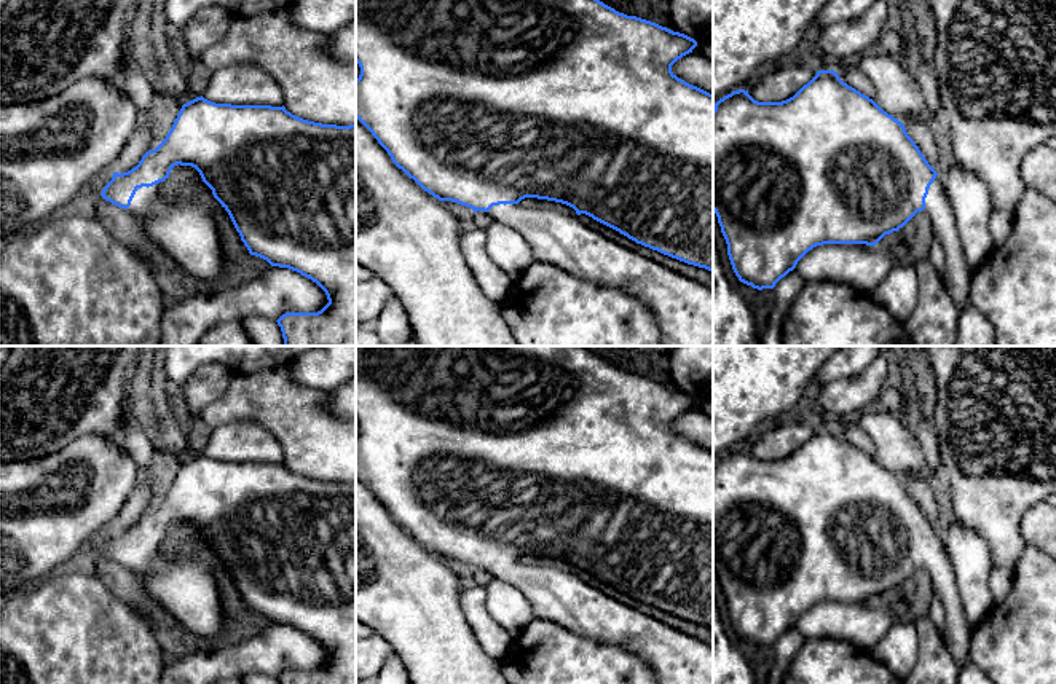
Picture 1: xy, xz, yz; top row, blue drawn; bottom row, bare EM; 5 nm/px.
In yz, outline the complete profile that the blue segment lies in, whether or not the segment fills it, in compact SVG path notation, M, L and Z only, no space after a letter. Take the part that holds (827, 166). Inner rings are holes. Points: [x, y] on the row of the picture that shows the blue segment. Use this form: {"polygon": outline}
{"polygon": "M818 70L793 97L782 102L758 102L748 91L739 89L724 96L713 108L713 212L718 217L721 233L727 244L732 269L740 282L753 289L774 289L775 284L793 271L798 261L814 247L823 244L866 244L876 246L885 234L903 228L917 212L925 212L932 220L932 230L944 249L944 279L949 293L960 311L971 298L973 269L967 261L956 215L946 191L943 177L928 164L919 147L908 136L901 121L884 112L873 99L844 83L834 70Z"}

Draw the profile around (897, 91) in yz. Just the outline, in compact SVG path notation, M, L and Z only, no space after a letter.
M881 51L865 53L858 67L874 86L873 100L898 121L919 118L930 124L938 118L930 112L916 77L908 72L901 57Z

